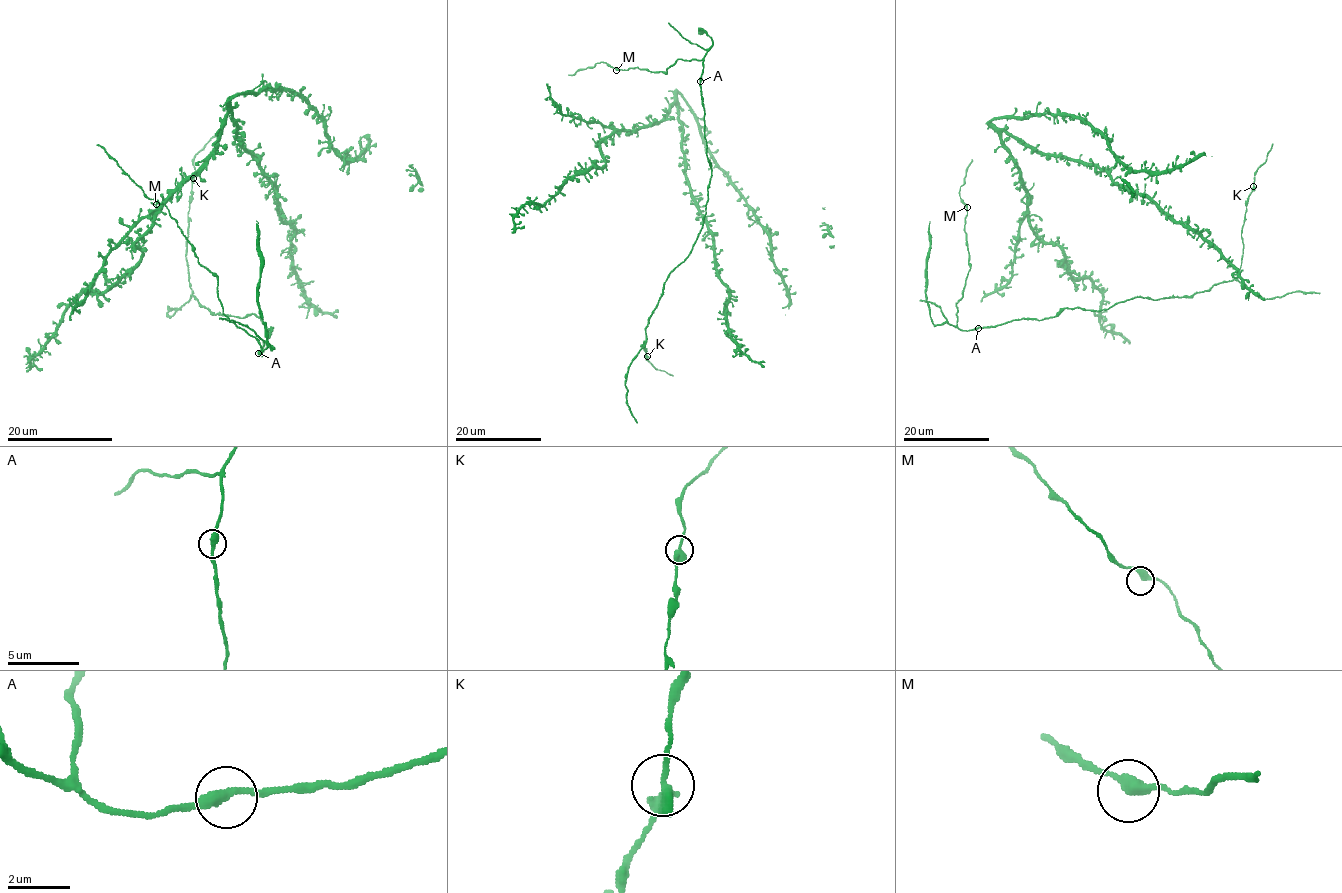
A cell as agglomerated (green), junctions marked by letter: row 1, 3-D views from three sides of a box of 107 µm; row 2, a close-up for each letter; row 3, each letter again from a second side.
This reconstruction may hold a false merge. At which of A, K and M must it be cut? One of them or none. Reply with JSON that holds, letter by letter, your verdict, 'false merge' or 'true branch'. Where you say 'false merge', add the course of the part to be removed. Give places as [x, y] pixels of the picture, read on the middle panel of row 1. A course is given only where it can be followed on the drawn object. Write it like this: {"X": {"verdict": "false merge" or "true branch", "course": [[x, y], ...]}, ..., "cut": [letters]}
{"A": {"verdict": "true branch"}, "K": {"verdict": "true branch"}, "M": {"verdict": "true branch"}, "cut": []}

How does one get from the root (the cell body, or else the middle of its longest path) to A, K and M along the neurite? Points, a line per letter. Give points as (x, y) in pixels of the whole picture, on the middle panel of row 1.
A: (649, 70), (666, 73), (677, 59), (701, 59), (703, 72), (700, 81)
K: (649, 70), (666, 73), (677, 59), (702, 60), (712, 176), (700, 233), (649, 318), (641, 346), (646, 356)
M: (649, 70), (616, 70)

